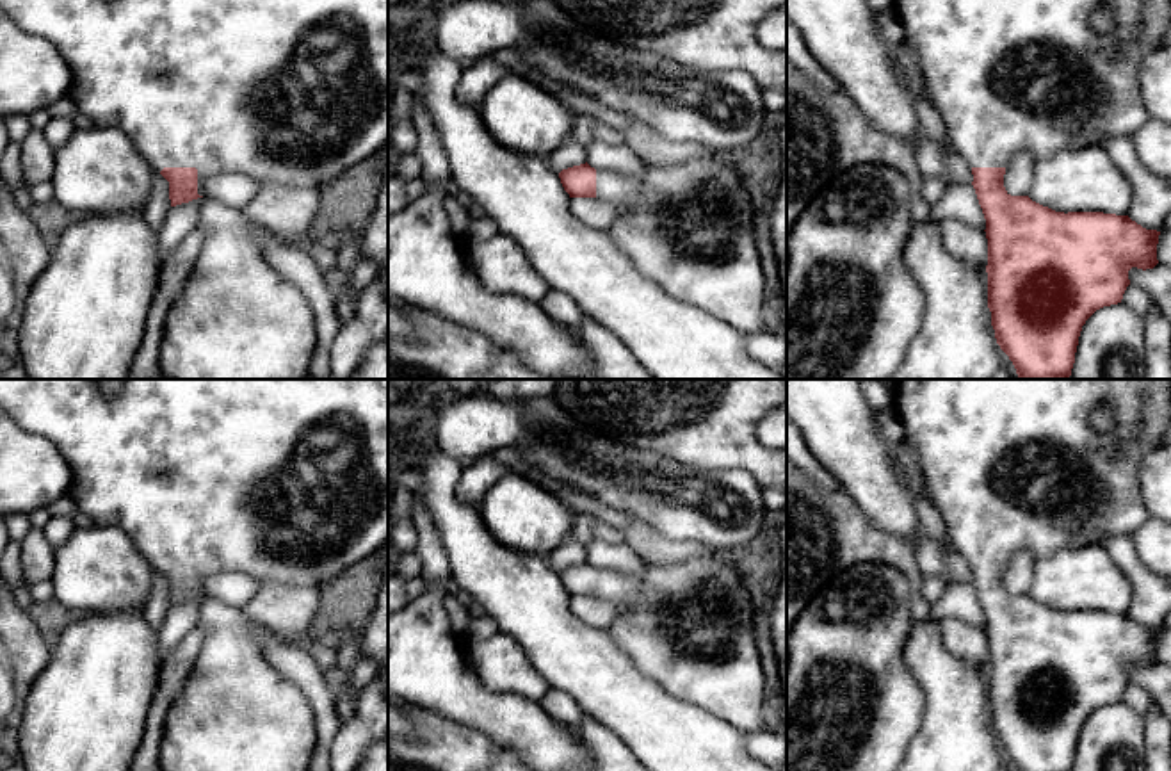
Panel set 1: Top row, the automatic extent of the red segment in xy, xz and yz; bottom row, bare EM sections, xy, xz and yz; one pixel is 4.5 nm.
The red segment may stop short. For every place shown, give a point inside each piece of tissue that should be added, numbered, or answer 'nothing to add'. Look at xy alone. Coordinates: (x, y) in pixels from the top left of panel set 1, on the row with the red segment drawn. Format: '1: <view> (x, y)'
1: xy (290, 91)

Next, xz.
1: xz (689, 227)

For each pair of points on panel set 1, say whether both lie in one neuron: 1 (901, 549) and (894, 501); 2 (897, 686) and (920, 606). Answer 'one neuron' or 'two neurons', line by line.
1: two neurons
2: two neurons

